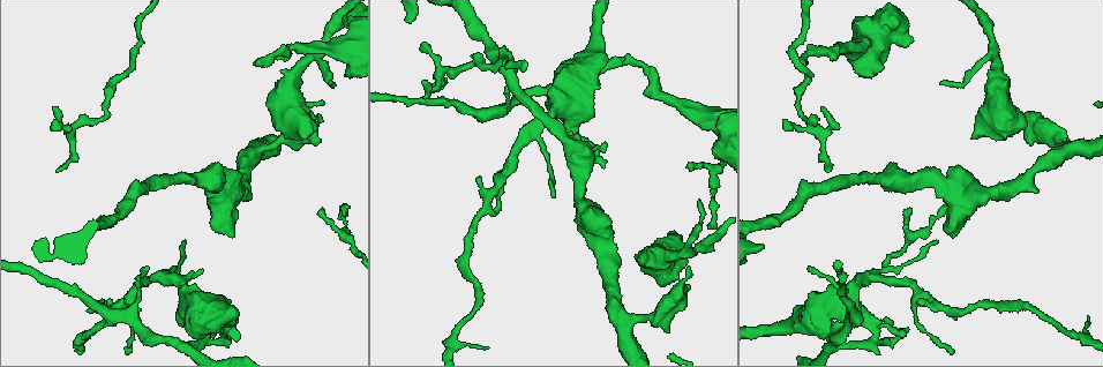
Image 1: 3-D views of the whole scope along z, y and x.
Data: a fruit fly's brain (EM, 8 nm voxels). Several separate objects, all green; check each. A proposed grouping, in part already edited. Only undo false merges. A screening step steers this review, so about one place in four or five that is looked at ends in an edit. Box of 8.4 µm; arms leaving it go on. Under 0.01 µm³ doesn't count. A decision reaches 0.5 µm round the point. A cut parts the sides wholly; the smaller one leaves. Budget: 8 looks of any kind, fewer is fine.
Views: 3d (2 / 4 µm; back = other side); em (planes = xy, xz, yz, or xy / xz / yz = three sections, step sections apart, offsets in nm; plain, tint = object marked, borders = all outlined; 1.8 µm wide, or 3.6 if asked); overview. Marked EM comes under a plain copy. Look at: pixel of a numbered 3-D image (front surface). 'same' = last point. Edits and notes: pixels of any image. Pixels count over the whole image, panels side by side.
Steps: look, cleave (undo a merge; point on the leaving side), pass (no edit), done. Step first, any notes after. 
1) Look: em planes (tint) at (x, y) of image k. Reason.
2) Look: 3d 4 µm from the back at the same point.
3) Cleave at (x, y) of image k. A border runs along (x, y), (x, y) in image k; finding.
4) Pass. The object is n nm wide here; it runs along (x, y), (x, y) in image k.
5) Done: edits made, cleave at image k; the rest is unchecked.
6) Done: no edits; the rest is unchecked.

Look: 3d 2 µm at (440, 67) of image 1. Branch point.

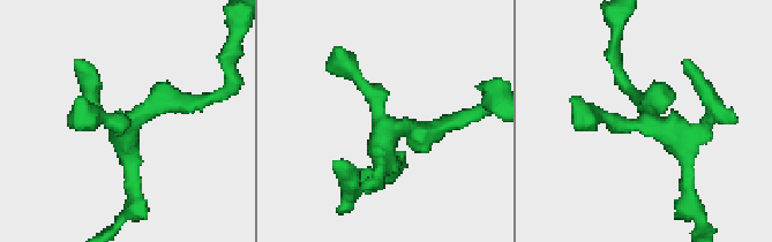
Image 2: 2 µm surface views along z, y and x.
Look: em planes (tint) at (120, 127) of image 2. Now the EM.

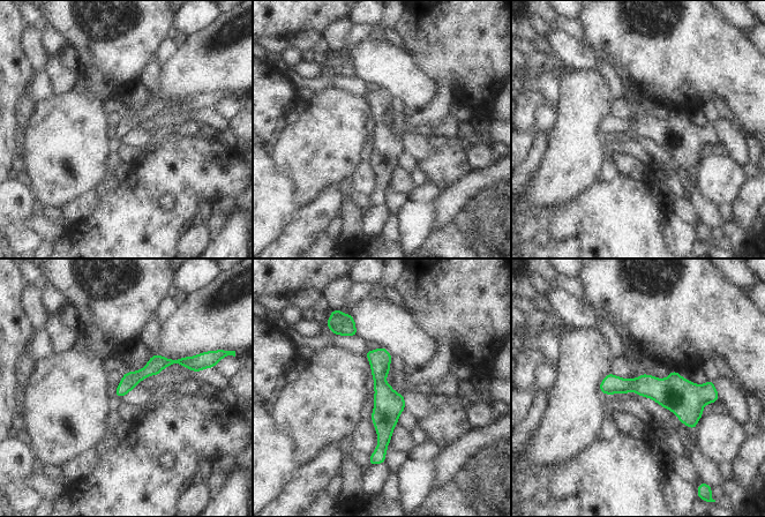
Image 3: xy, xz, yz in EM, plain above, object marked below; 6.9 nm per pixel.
Pass. The object is 120 nm wide here; it runs along (602, 386), (710, 394) in image 3; continuous, no second cell.

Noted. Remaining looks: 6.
Look: em 3.6 µm xz step 16 (tint) at (872, 339) of image 1. Three arms meet.

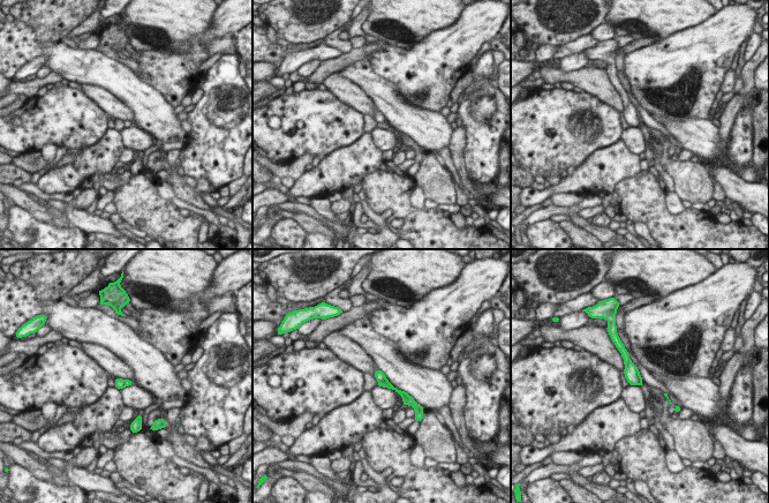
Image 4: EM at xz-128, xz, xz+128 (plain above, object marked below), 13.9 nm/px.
Look: em 3.6 µm planes (borders) at the same point. Cut it another way.

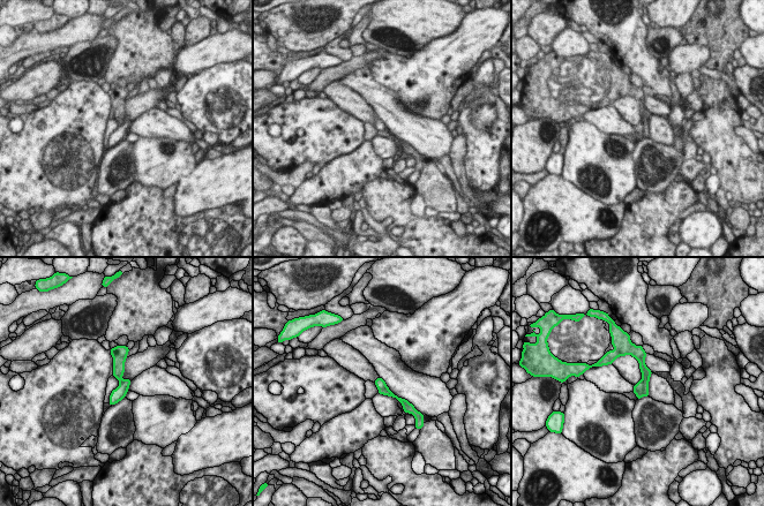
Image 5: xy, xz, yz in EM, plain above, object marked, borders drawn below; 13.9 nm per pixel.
Cleave at (638, 389) of image 5. A border runs along (642, 378), (645, 395) in image 5; two cells meet here.

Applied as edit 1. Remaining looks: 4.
Look: 3d 2 µm at (255, 152) of image 1. Three arms meet.

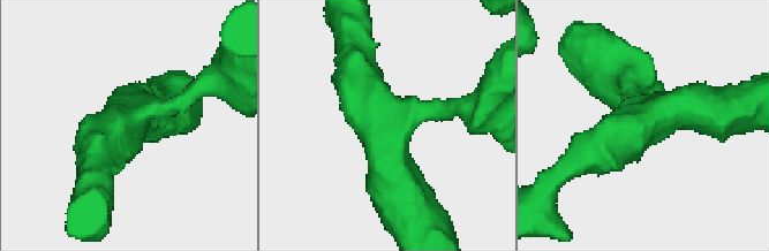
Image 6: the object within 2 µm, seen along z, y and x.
Look: em yz step 16 (tint) at (646, 117) of image 6. 3 arms meet here; the arms are 280, 300, 380 nm wide; shape alone is not enough.

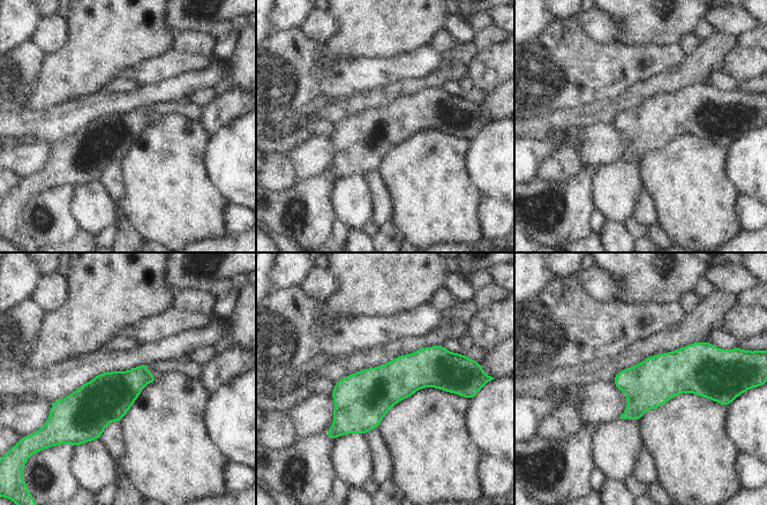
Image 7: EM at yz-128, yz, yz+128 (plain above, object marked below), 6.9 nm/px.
Look: em planes (tint) at the same point. Another direction.

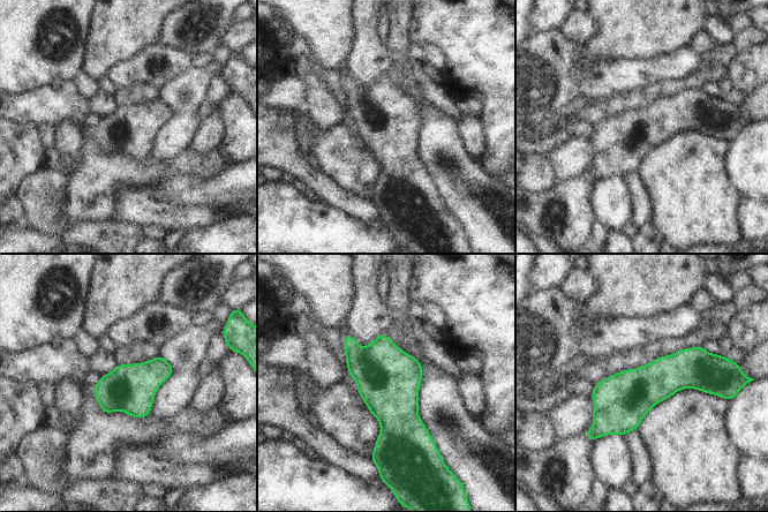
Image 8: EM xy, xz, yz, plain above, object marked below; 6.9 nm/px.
Pass. All the same cell.

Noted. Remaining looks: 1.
Done: edits made, cleave at image 5; the rest is unchecked.

